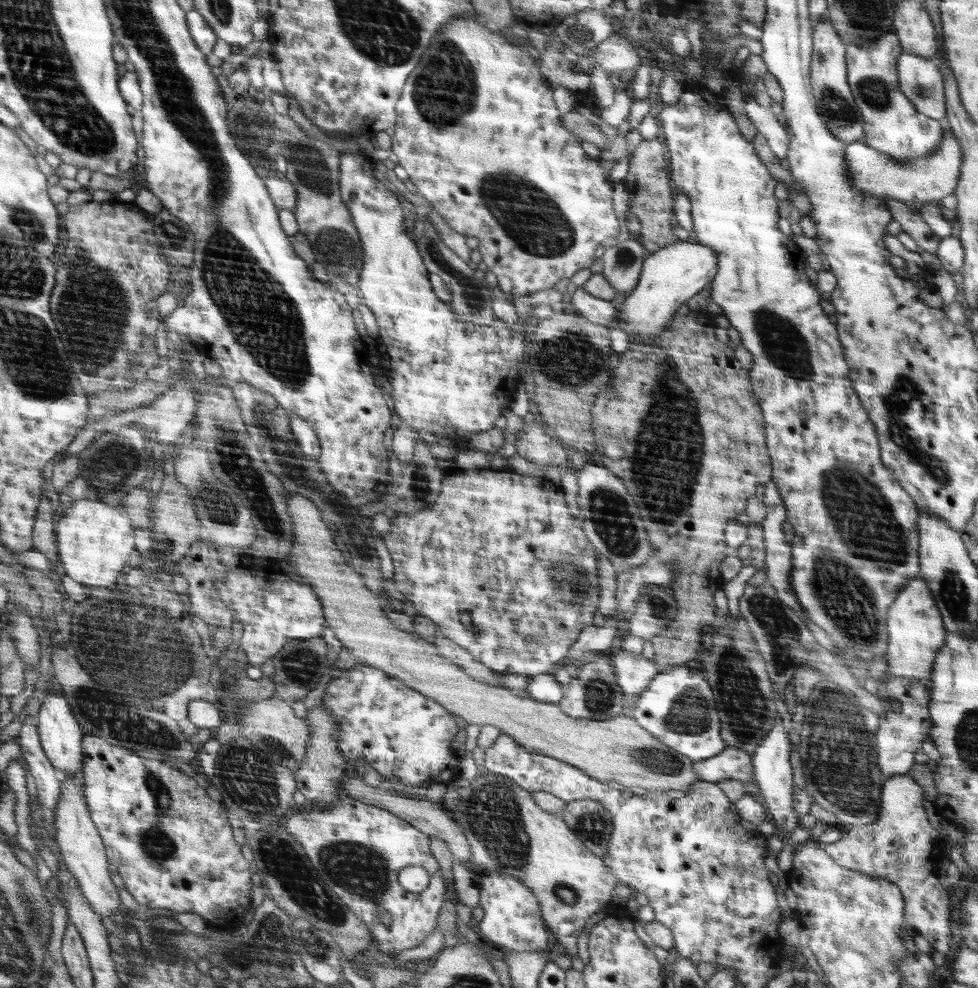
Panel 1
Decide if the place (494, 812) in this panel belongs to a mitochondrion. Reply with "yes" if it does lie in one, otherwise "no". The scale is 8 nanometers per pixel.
yes

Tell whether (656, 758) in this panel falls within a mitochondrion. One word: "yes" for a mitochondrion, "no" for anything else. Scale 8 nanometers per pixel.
yes

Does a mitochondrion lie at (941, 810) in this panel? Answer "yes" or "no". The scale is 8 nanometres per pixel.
no

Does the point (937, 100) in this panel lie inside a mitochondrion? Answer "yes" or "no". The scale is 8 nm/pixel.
no

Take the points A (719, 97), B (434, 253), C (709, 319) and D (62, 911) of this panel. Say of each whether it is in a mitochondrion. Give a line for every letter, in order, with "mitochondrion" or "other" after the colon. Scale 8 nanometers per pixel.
A: other
B: mitochondrion
C: other
D: other

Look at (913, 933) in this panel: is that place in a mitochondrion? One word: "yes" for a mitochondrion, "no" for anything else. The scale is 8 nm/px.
no

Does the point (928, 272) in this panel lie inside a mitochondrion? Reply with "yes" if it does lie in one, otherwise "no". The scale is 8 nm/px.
no

